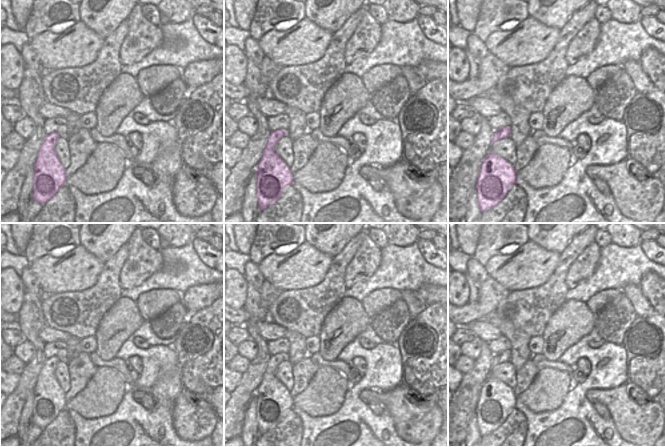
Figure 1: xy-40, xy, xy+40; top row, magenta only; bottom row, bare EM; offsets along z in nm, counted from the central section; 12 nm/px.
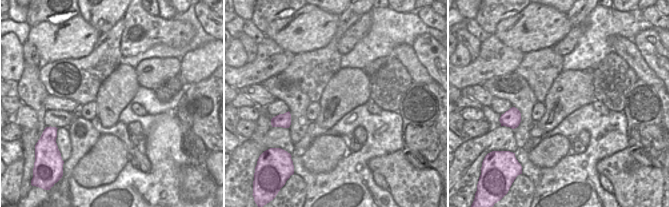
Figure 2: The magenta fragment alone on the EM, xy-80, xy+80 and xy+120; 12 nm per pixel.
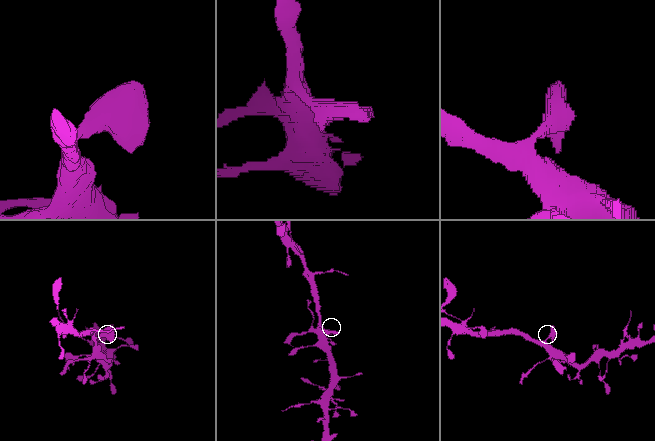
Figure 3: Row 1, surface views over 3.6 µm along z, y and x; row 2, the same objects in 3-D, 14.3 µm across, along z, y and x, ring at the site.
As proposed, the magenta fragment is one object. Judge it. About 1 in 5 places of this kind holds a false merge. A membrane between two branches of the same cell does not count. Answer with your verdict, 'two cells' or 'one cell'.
one cell

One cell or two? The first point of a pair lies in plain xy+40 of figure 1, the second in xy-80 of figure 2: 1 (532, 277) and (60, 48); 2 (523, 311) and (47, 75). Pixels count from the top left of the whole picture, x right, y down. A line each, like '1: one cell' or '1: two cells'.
1: one cell
2: one cell

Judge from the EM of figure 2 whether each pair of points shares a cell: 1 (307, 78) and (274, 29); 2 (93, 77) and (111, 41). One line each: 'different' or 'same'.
1: different
2: same

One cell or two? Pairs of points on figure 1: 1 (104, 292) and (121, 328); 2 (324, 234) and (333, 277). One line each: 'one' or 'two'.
1: two
2: two

